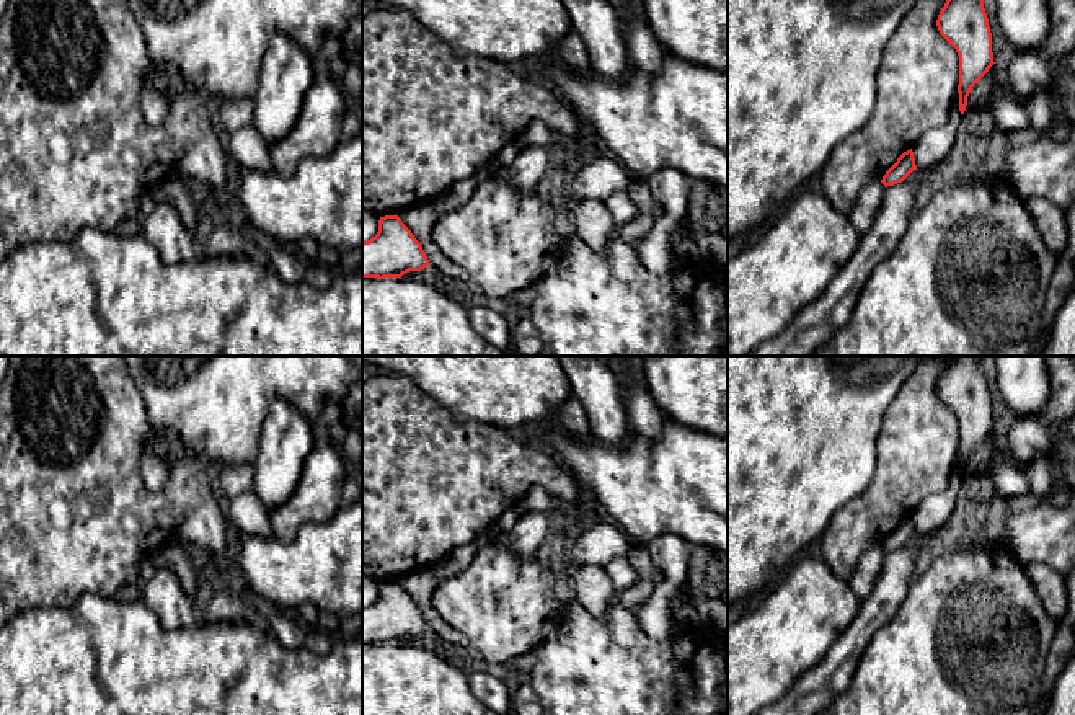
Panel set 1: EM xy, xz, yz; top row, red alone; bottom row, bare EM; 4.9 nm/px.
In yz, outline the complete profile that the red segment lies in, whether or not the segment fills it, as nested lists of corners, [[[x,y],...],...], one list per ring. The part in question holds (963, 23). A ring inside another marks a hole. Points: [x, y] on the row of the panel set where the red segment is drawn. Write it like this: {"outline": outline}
{"outline": [[[946,0],[936,26],[959,56],[959,111],[964,114],[972,87],[995,64],[984,0]]]}

